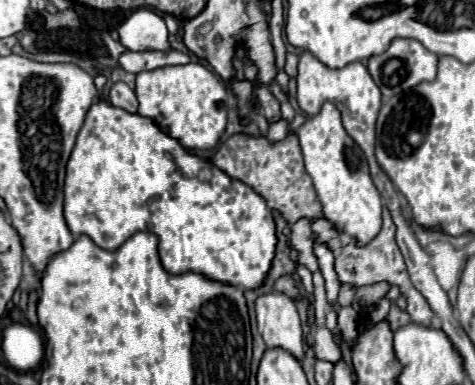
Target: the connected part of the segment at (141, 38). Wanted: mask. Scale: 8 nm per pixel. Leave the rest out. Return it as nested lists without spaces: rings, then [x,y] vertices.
[[[147,8],[135,10],[119,26],[119,42],[133,52],[141,50],[169,50],[167,26],[163,18]]]

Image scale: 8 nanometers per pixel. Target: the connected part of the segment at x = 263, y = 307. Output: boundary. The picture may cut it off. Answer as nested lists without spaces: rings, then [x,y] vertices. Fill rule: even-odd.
[[[265,294],[255,302],[257,328],[267,348],[283,348],[299,362],[305,356],[303,326],[295,302],[285,294]]]

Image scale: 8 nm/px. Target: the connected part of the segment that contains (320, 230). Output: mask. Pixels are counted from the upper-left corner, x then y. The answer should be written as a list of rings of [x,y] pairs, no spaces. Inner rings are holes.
[[[289,132],[287,138],[279,142],[269,142],[265,136],[233,134],[217,148],[217,152],[209,158],[209,162],[213,162],[219,170],[229,174],[231,178],[249,184],[257,194],[261,194],[267,200],[271,210],[279,210],[279,214],[289,226],[301,218],[307,218],[311,224],[311,240],[315,244],[327,246],[329,252],[335,252],[337,248],[343,246],[339,240],[341,230],[337,230],[321,212],[321,204],[313,190],[311,178],[303,166],[303,156],[295,132]]]

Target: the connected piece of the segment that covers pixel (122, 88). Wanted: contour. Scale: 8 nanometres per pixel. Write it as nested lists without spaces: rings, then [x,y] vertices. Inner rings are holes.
[[[123,82],[113,84],[109,98],[111,98],[111,104],[113,104],[115,108],[121,108],[121,110],[125,110],[125,112],[137,114],[137,106],[139,106],[139,104],[137,104],[137,96],[135,96],[135,92],[133,92],[127,84],[123,84]]]

